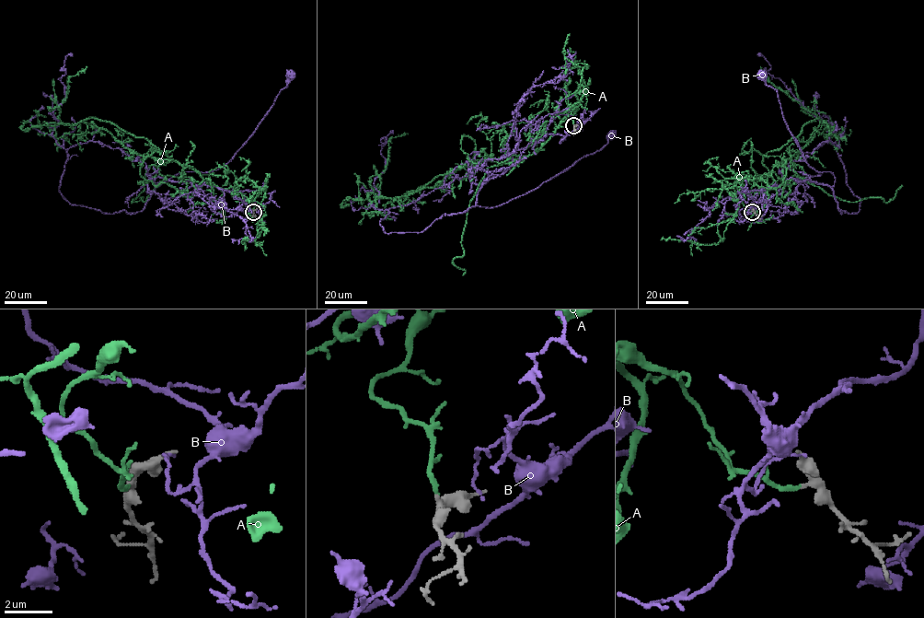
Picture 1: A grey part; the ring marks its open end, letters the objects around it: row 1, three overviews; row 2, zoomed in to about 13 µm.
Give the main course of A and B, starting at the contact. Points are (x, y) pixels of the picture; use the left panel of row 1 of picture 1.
A: (252, 212), (248, 179), (217, 188), (60, 122), (67, 78), (86, 66)
B: (256, 208), (240, 191), (193, 185), (190, 178), (155, 186), (185, 171), (225, 165), (290, 74)

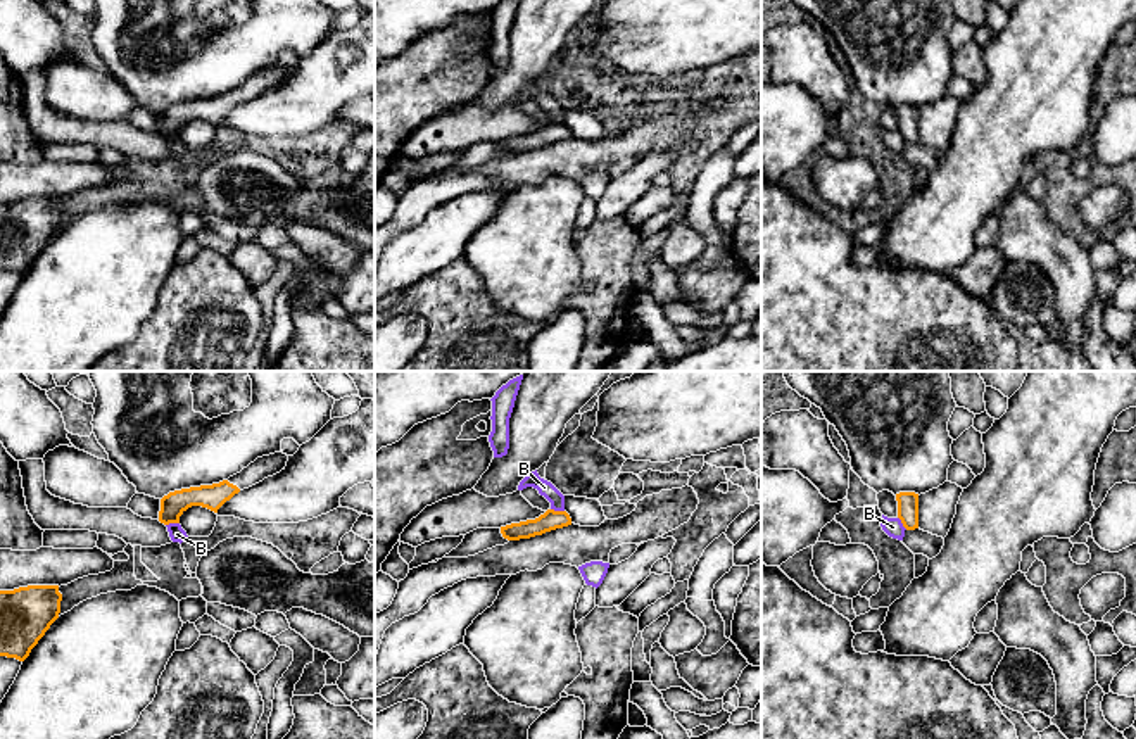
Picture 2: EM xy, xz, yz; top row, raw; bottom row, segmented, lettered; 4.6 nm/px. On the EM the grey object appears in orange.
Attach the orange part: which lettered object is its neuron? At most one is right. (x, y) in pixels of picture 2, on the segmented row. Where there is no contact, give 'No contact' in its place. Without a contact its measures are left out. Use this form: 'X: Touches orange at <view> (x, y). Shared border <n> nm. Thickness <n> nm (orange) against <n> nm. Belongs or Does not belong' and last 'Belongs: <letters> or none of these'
A: No contact. Belongs
B: Touches orange at xy (171, 522). Shared border 70 nm. Thickness 120 nm (orange) against 70 nm. Does not belong
Belongs: A

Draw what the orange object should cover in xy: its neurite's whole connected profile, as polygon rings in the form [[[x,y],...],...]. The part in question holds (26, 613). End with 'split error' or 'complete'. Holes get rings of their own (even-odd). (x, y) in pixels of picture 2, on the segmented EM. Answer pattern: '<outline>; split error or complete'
[[[59,585],[0,591],[0,656],[24,661],[59,618]]]; complete

